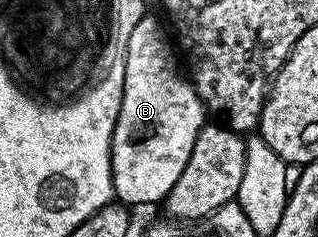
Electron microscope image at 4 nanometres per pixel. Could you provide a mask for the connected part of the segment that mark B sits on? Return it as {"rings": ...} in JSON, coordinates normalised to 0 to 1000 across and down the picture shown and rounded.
{"rings":[[[456,68],[434,84],[434,101],[421,101],[421,135],[409,135],[403,173],[384,194],[390,384],[352,544],[352,814],[406,873],[465,869],[475,852],[513,857],[535,793],[560,776],[560,743],[572,743],[572,709],[585,709],[585,675],[597,675],[597,641],[610,641],[610,591],[648,527],[648,451],[616,401],[601,342],[572,308],[569,283],[566,295],[553,283],[553,245],[541,232],[547,194],[531,177],[516,165],[516,127],[500,84]]]}

